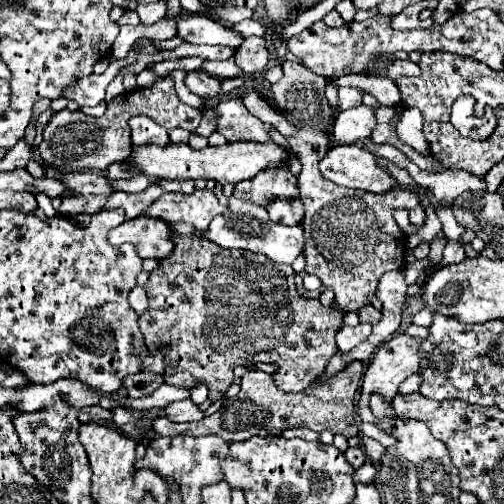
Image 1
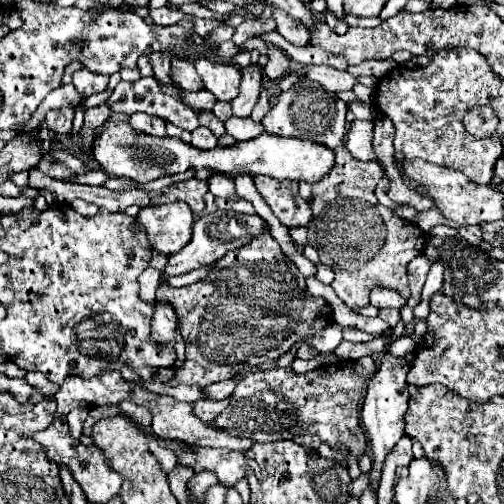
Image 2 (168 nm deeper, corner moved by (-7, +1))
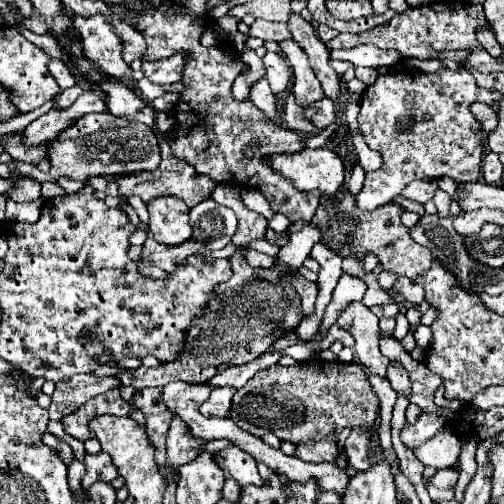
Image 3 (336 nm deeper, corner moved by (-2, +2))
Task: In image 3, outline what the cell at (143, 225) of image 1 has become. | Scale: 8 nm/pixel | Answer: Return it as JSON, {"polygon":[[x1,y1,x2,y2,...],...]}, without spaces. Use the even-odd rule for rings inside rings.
{"polygon":[[154,197,148,205,150,231,162,245,180,245,192,237,188,207,178,197]]}

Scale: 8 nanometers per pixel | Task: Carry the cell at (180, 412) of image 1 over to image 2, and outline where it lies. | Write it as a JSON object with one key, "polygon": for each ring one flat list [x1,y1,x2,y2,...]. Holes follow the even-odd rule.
{"polygon":[[229,398,217,400,217,402,215,400,199,400,199,402,195,402,195,416,211,422,227,408,227,404,229,404]]}

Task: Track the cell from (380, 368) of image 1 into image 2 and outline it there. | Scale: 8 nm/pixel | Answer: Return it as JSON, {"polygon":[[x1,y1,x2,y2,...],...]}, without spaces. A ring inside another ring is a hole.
{"polygon":[[391,354,383,356,381,368,371,376,369,380,369,388,367,388,367,396,363,400,363,410,361,410,361,420,365,424,365,432,367,438,371,440,371,456,373,456,373,468,369,472,369,486,373,492,377,492,379,482,381,482,381,470,383,470,383,462,387,458,387,454,393,450,393,446,397,444,399,436,405,434,403,424,405,424,405,412,409,406,409,392,407,392,407,384,405,384,405,374,407,374,407,366,399,366,401,358,395,358]]}

